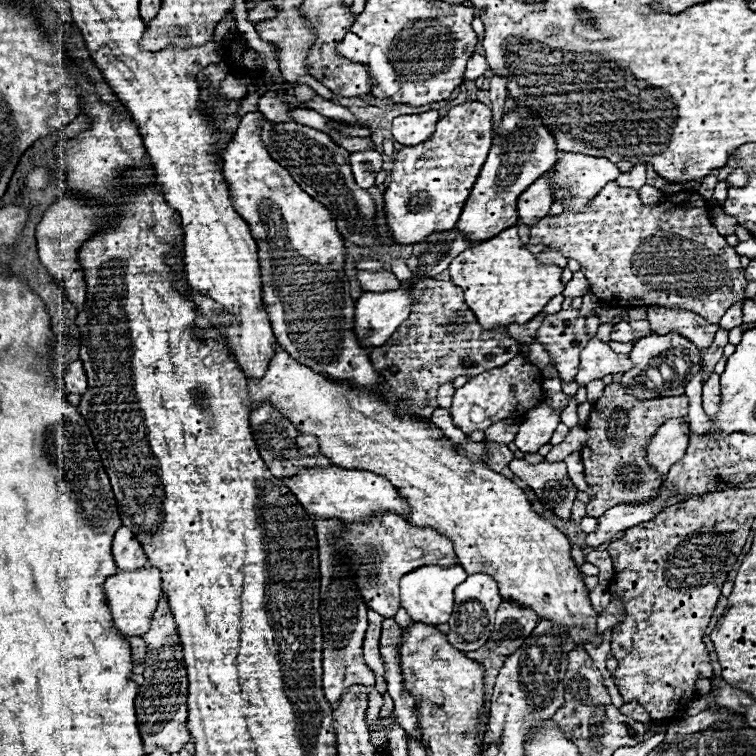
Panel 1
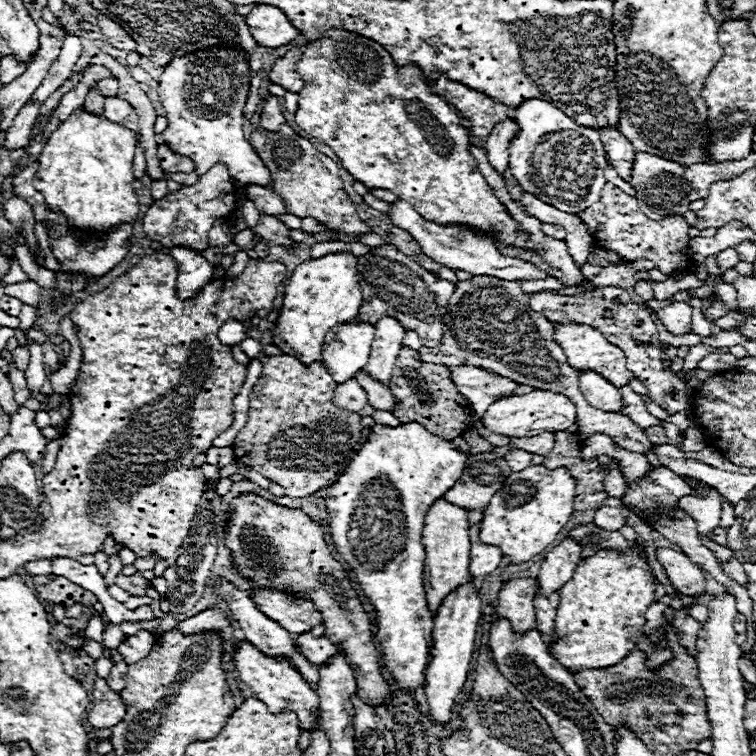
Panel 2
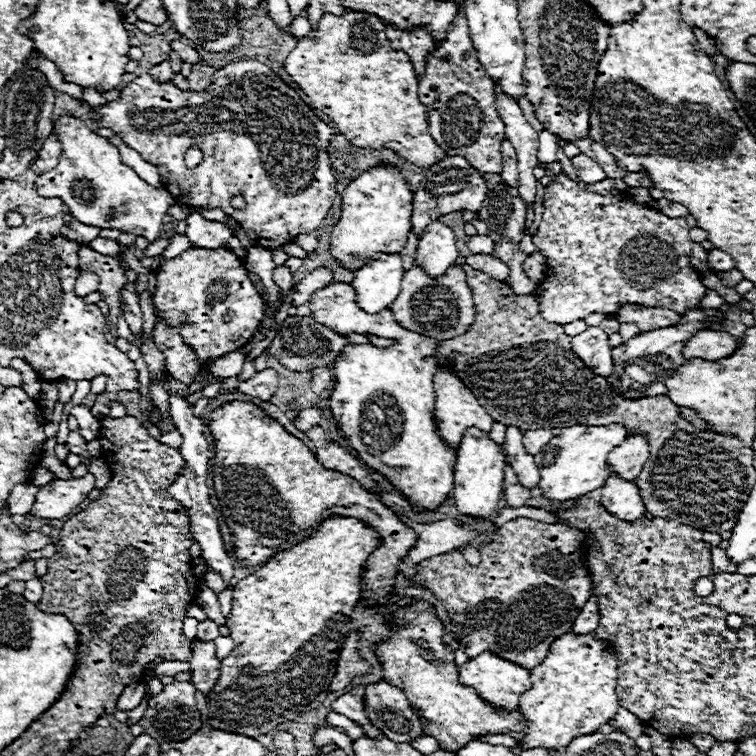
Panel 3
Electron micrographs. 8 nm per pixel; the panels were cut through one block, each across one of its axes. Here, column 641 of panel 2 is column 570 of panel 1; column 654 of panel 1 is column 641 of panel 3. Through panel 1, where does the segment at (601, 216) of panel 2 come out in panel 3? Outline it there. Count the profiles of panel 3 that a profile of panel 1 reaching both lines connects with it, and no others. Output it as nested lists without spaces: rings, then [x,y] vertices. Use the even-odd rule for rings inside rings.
[[[564,174],[554,176],[554,184],[546,188],[542,204],[542,222],[532,236],[532,242],[548,264],[548,278],[544,278],[534,292],[546,322],[568,324],[584,320],[592,312],[614,316],[620,304],[660,306],[682,314],[684,310],[698,306],[704,298],[706,286],[688,260],[694,242],[688,236],[690,226],[686,224],[686,218],[668,218],[658,210],[636,204],[628,194],[602,196],[588,192]]]

